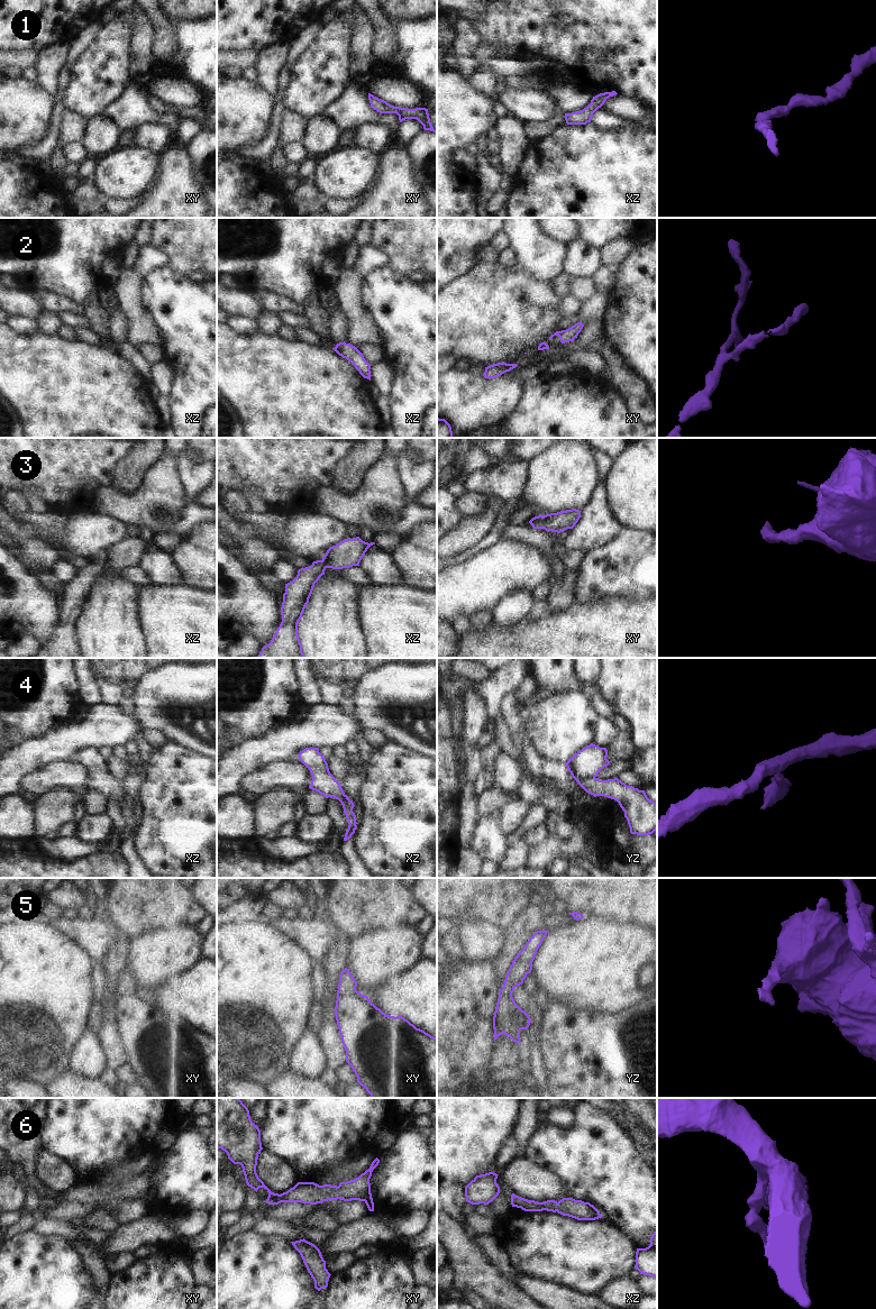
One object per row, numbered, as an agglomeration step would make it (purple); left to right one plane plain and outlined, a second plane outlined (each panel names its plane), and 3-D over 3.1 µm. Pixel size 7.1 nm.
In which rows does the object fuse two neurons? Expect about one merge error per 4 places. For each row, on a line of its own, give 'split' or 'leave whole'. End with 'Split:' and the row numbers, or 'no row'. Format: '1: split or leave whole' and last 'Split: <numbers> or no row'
1: leave whole
2: leave whole
3: leave whole
4: split
5: leave whole
6: leave whole
Split: 4

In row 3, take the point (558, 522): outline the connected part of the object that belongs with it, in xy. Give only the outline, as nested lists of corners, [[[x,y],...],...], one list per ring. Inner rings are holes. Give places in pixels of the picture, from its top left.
[[[576,509],[538,515],[532,518],[529,523],[533,529],[545,529],[557,533],[564,532],[567,529],[573,529],[581,518],[581,511]]]

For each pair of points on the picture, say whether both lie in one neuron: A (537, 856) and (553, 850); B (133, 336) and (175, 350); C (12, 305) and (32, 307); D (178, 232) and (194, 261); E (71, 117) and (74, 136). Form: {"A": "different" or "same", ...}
{"A": "same", "B": "different", "C": "same", "D": "same", "E": "same"}

